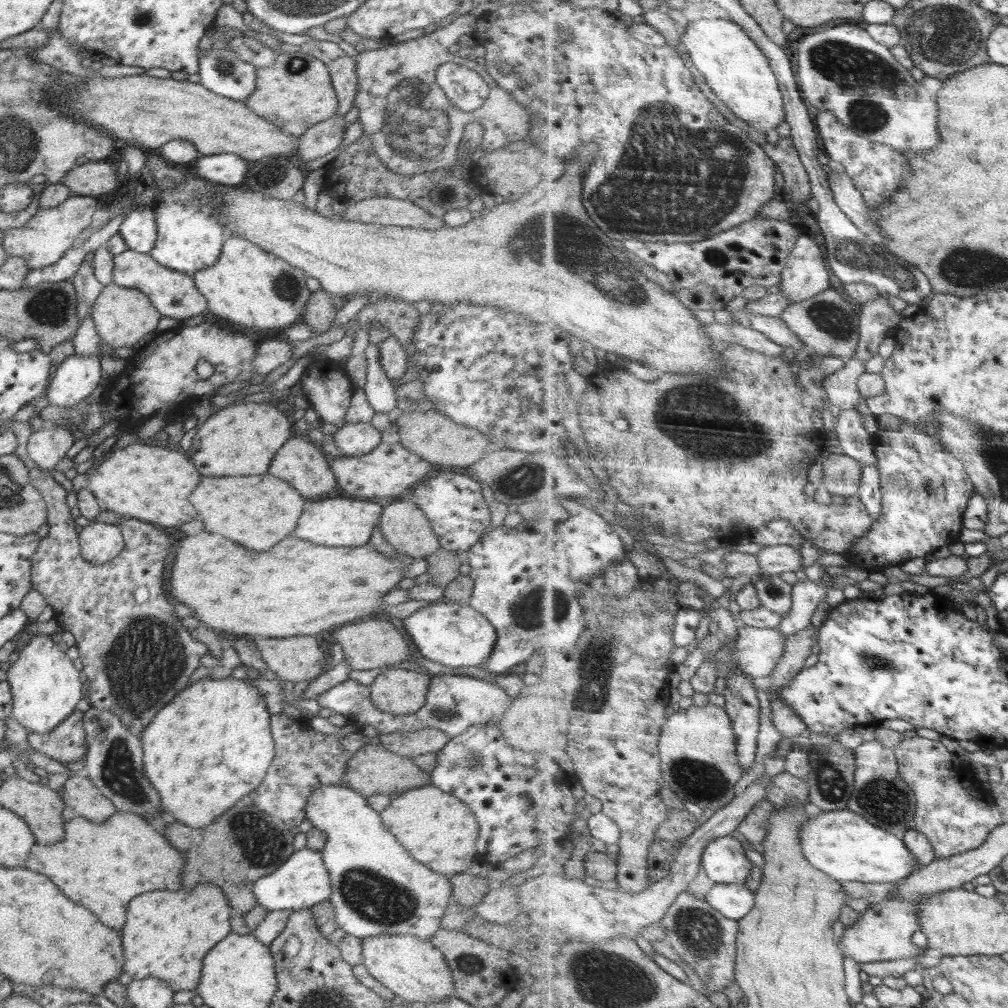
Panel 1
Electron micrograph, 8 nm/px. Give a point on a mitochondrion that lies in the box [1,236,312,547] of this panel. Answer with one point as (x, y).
(50, 306)

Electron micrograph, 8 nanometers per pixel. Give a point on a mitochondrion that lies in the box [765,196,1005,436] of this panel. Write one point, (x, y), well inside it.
(851, 253)

